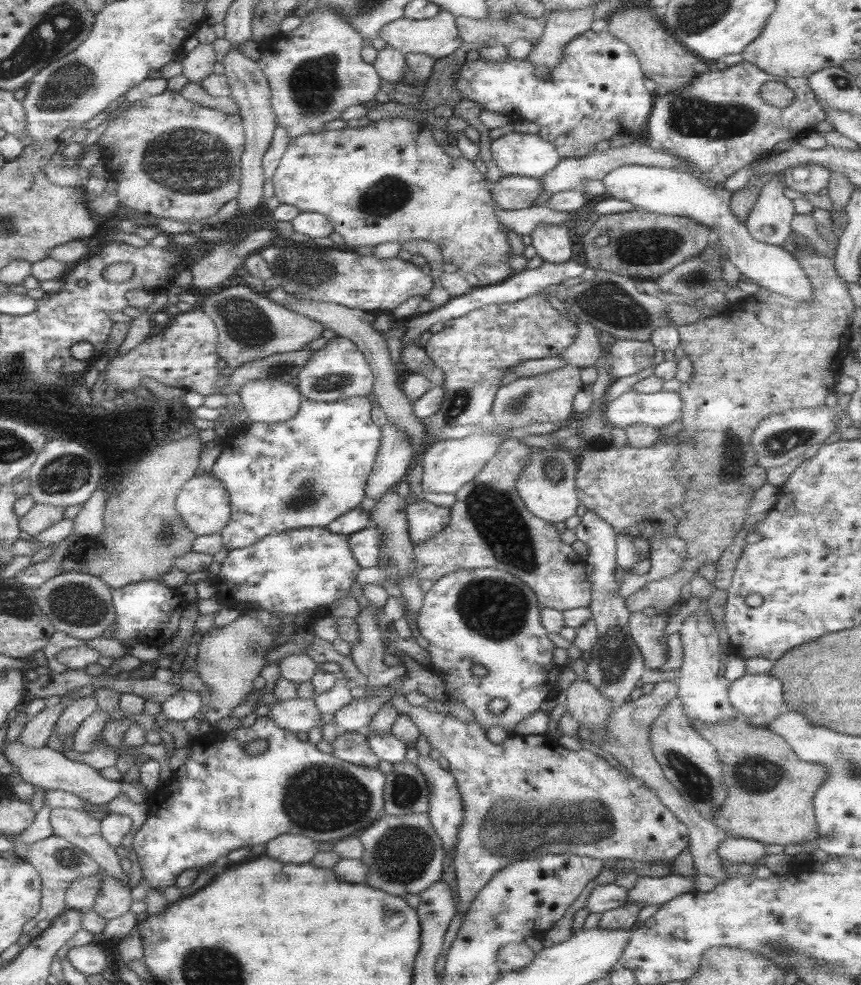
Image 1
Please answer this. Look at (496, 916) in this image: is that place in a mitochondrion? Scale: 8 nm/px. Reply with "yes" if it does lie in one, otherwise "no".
yes

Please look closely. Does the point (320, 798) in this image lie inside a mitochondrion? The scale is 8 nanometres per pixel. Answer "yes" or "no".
yes

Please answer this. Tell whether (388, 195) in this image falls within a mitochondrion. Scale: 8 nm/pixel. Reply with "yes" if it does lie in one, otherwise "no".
yes

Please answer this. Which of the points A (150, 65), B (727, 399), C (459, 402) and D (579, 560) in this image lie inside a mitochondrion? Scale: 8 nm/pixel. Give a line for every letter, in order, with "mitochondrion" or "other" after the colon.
A: other
B: other
C: mitochondrion
D: other

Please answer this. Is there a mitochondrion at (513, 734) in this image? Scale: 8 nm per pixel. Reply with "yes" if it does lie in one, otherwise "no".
no

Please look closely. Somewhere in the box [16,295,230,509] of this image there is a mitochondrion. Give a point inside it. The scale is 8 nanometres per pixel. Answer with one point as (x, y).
(65, 474)

